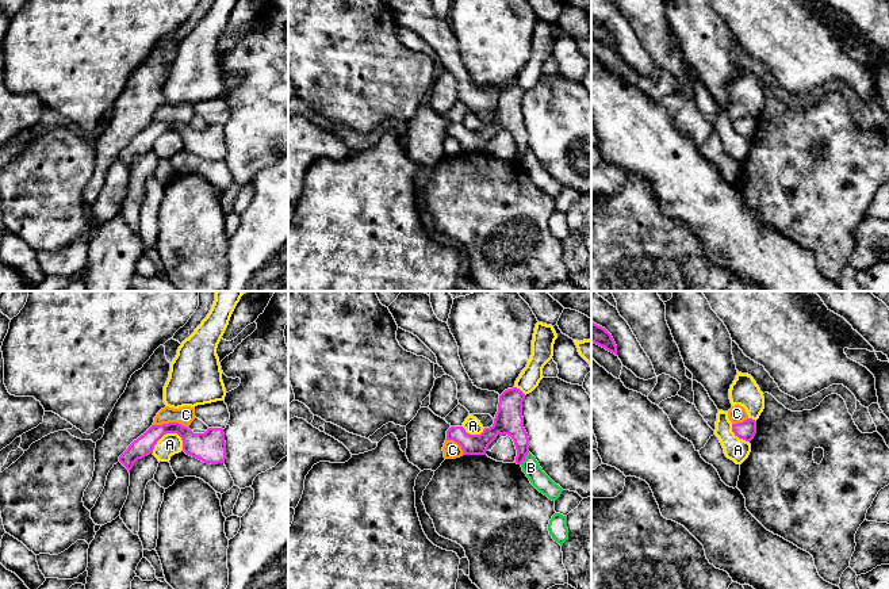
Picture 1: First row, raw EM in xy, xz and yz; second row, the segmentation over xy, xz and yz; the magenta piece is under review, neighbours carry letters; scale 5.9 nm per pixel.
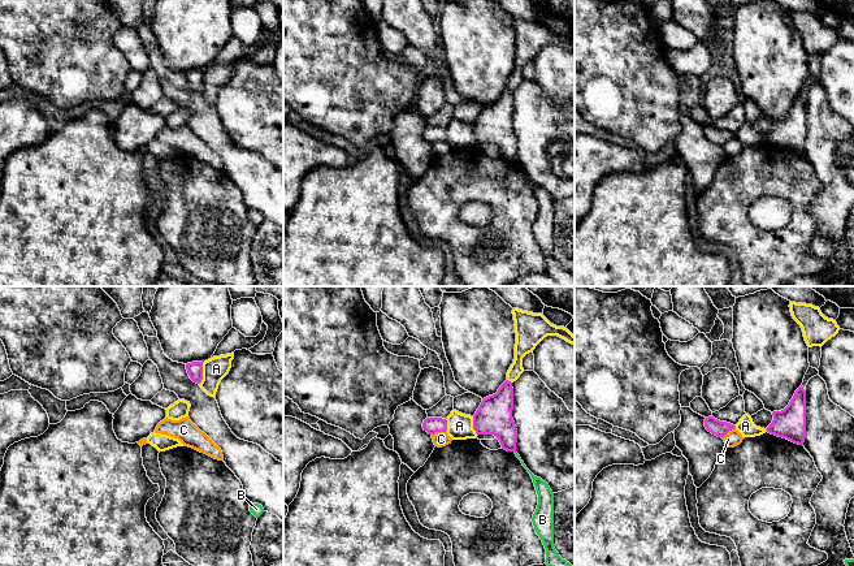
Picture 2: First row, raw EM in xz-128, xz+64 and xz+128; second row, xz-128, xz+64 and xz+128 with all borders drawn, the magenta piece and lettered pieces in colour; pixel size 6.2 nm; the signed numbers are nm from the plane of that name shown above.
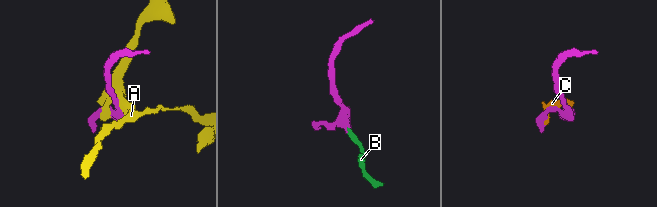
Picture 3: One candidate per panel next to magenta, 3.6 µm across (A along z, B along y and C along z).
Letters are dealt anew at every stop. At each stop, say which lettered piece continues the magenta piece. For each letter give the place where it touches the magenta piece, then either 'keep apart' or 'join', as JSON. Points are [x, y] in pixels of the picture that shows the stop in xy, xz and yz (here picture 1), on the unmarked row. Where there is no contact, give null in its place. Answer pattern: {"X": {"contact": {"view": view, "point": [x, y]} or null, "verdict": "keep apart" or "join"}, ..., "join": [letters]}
{"A": {"contact": {"view": "xy", "point": [164, 130]}, "verdict": "keep apart"}, "B": {"contact": {"view": "xz", "point": [524, 156]}, "verdict": "keep apart"}, "C": {"contact": {"view": "xy", "point": [171, 119]}, "verdict": "keep apart"}, "join": []}

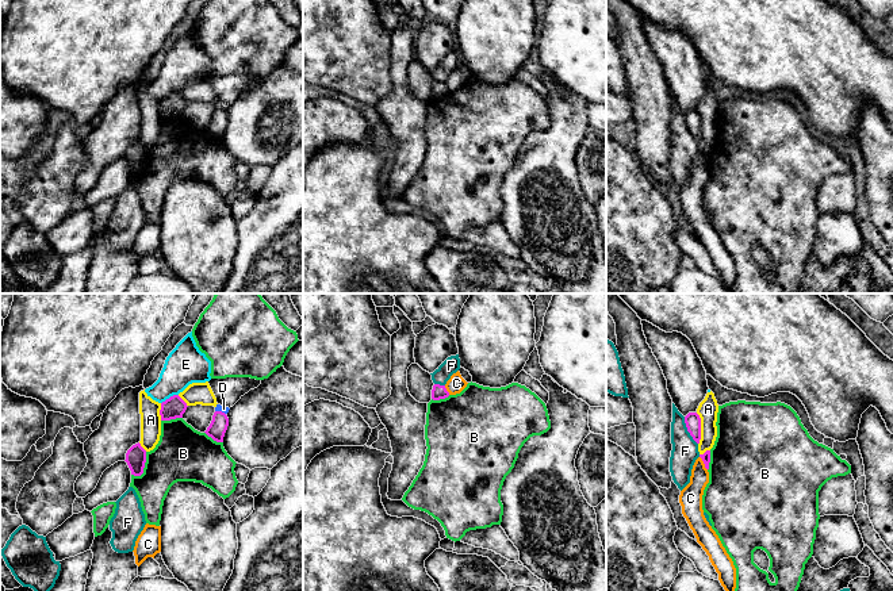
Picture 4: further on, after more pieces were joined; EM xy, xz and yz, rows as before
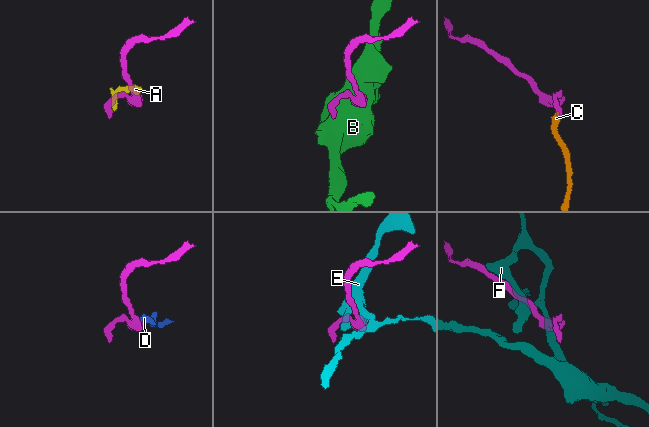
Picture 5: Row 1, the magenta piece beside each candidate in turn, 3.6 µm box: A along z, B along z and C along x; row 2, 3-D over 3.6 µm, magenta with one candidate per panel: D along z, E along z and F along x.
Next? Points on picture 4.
{"A": {"contact": {"view": "yz", "point": [700, 126]}, "verdict": "keep apart"}, "B": {"contact": {"view": "xy", "point": [144, 164]}, "verdict": "keep apart"}, "C": {"contact": {"view": "yz", "point": [704, 160]}, "verdict": "keep apart"}, "D": {"contact": {"view": "xy", "point": [221, 108]}, "verdict": "keep apart"}, "E": {"contact": {"view": "xy", "point": [169, 95]}, "verdict": "keep apart"}, "F": {"contact": {"view": "yz", "point": [688, 127]}, "verdict": "keep apart"}, "join": []}

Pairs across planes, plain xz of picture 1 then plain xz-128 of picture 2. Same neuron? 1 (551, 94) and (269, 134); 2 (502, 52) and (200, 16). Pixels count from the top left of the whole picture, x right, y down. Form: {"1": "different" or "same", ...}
{"1": "same", "2": "same"}

